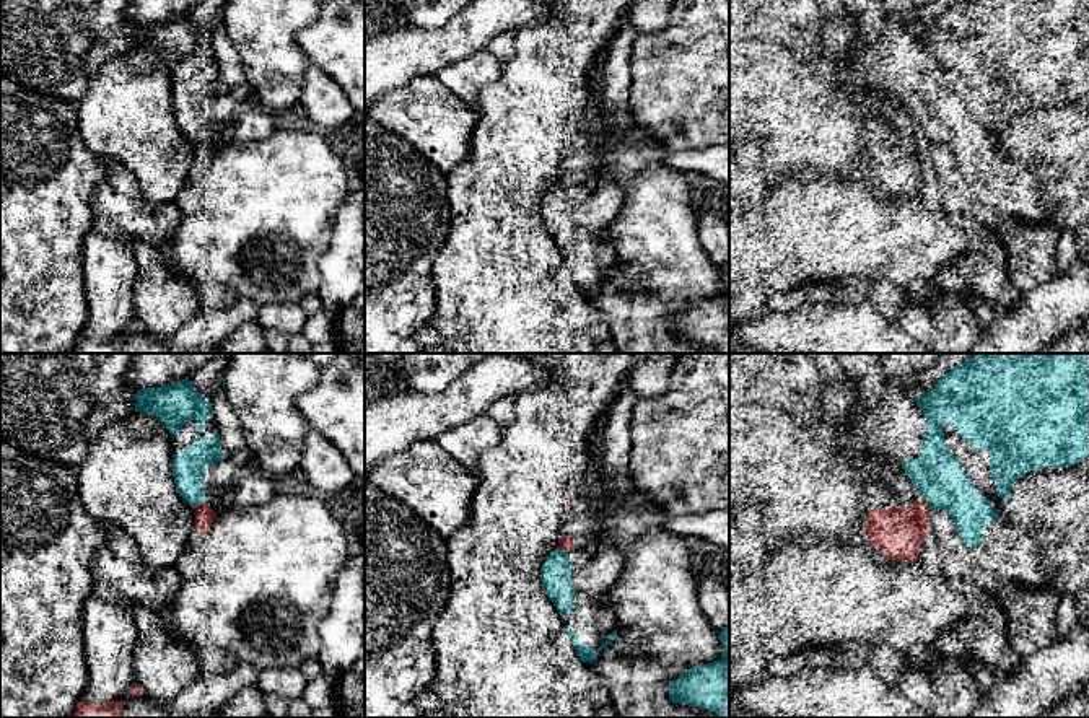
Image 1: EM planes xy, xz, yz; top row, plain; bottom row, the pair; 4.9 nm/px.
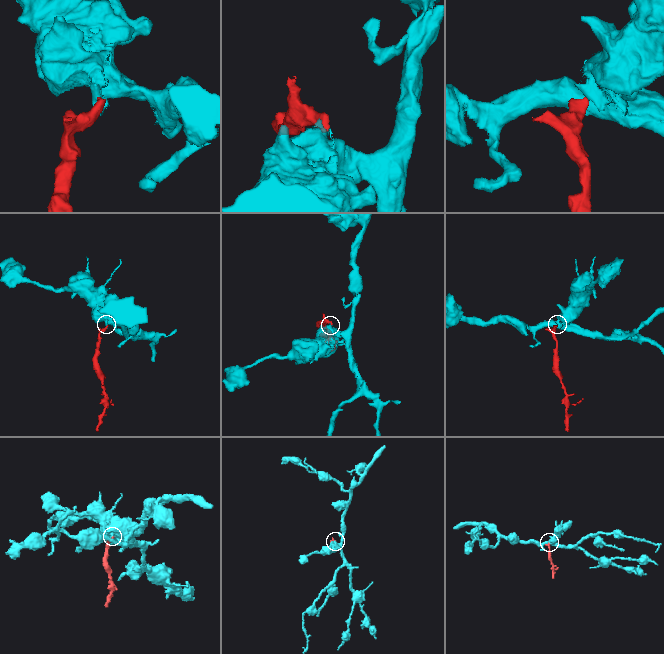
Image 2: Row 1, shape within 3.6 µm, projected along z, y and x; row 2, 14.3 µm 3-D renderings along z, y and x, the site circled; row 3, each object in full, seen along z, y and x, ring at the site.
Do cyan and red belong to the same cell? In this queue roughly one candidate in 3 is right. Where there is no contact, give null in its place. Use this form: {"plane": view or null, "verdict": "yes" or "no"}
{"plane": "yz", "verdict": "no"}

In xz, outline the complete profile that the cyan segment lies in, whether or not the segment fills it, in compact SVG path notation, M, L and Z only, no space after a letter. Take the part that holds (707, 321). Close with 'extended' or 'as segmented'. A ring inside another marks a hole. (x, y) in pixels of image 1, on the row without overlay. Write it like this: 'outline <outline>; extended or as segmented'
outline M729 262L719 269L723 291L718 296L698 300L669 319L674 339L700 342L729 353Z; as segmented

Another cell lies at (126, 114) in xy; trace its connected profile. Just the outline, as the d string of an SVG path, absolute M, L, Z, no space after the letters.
M129 49L107 60L75 103L86 148L120 161L151 202L174 202L189 179L195 145L177 129L173 109L173 72L155 50Z

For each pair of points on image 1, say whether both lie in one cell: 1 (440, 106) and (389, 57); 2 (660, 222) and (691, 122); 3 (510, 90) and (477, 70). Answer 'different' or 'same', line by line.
1: different
2: different
3: different

